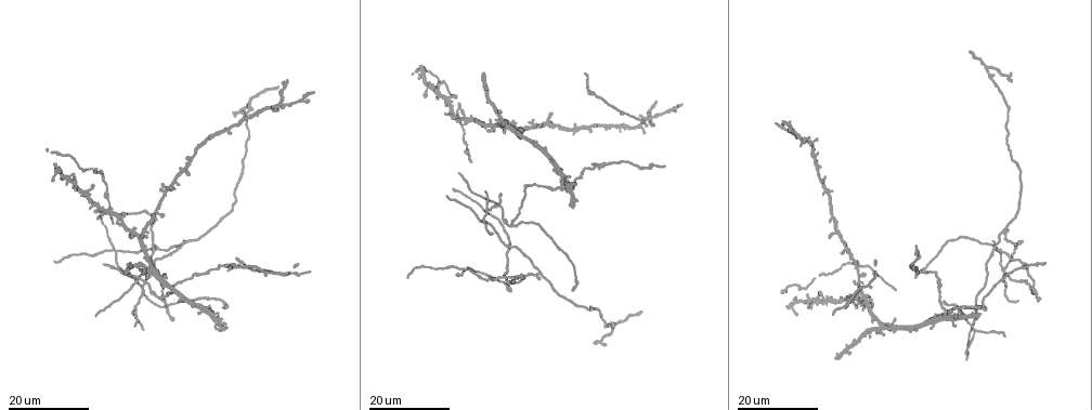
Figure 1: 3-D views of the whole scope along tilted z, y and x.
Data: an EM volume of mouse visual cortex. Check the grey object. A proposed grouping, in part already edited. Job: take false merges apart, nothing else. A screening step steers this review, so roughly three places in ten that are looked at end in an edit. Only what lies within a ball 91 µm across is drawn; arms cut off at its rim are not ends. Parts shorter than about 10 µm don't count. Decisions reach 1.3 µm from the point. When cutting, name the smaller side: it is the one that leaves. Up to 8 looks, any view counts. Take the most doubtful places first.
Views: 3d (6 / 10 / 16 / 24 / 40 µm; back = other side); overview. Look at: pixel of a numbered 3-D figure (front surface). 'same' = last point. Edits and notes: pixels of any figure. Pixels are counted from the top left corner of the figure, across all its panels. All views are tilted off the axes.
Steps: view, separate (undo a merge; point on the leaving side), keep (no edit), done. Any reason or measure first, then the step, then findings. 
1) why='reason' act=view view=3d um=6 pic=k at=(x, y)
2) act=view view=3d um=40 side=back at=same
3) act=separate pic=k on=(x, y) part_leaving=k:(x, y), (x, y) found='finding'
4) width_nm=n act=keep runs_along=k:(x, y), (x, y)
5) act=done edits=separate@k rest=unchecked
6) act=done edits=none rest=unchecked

why='four arms meet' act=view view=3d um=16 pic=1 at=(115, 252)

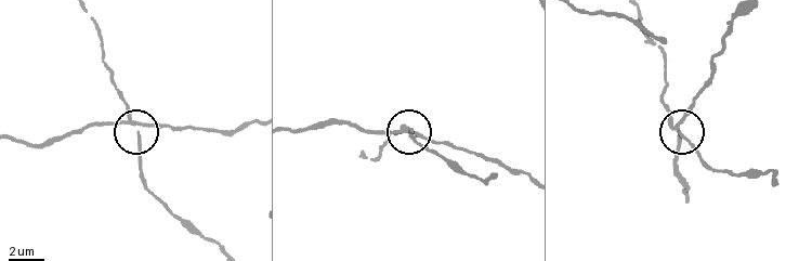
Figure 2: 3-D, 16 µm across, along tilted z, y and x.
why='zoom in' act=view view=3d um=10 pic=2 at=(676, 128)

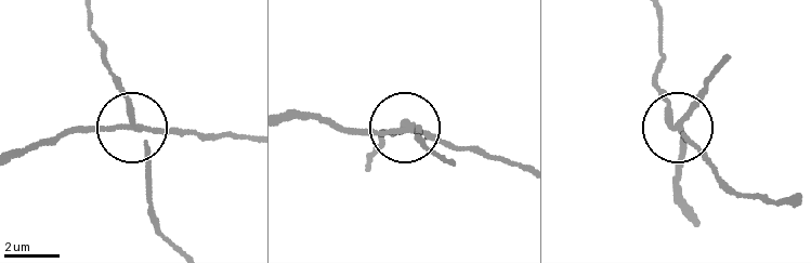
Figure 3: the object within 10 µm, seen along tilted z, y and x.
arms=4 act=separate pic=3 on=(93, 128) part_leaving=3:(135, 128), (247, 135) found='a second cell is stuck on'

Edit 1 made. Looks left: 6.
why='four-way junction' act=view view=3d um=16 pic=1 at=(143, 284)

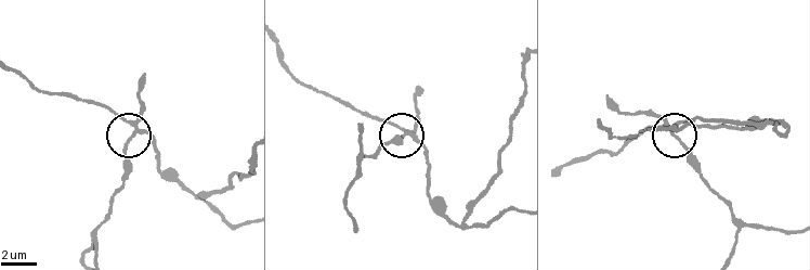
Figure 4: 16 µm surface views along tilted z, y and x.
act=view view=3d um=6 pic=4 at=(135, 127)

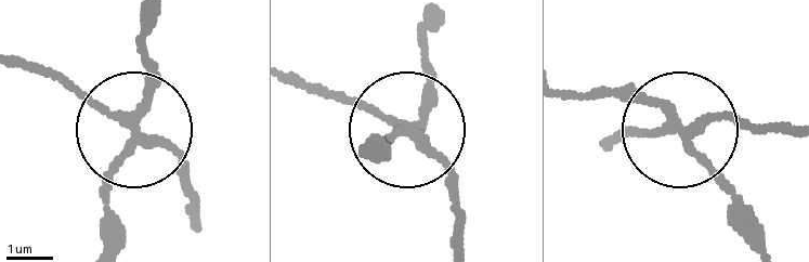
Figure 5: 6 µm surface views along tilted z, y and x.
side_arm_um=15 arms=4 act=separate pic=5 on=(78, 90) found='two cells meet here'

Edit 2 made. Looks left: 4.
why='looks like a crossing' act=view view=3d um=24 pic=1 at=(648, 117)

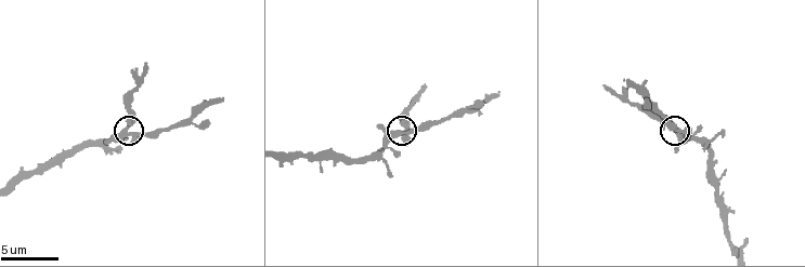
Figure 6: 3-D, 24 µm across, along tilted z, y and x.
why='closer look' act=view view=3d um=10 pic=6 at=(131, 127)

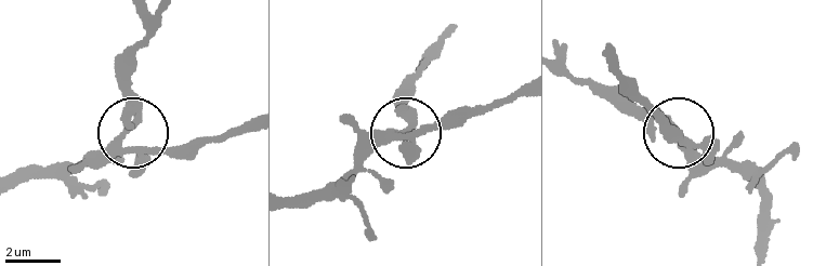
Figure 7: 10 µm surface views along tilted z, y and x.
act=keep runs_along=7:(15, 187), (63, 175), (123, 144), (135, 111), (127, 61) found='all the same cell'

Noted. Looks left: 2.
why='four or more arms meet' act=view view=3d um=24 pic=1 at=(867, 300)

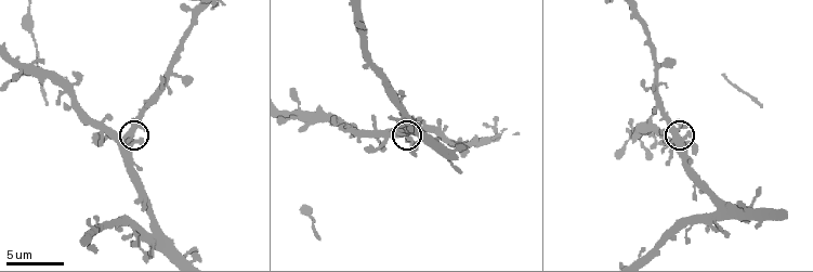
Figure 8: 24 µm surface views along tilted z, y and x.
why='closer look' act=view view=3d um=6 pic=8 at=(678, 141)

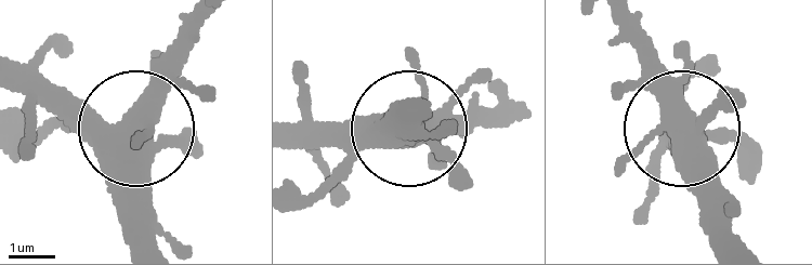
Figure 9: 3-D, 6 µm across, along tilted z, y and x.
width_nm=420 act=keep found='one cell here'

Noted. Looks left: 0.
act=done edits=separate@3,separate@5 rest=unchecked

